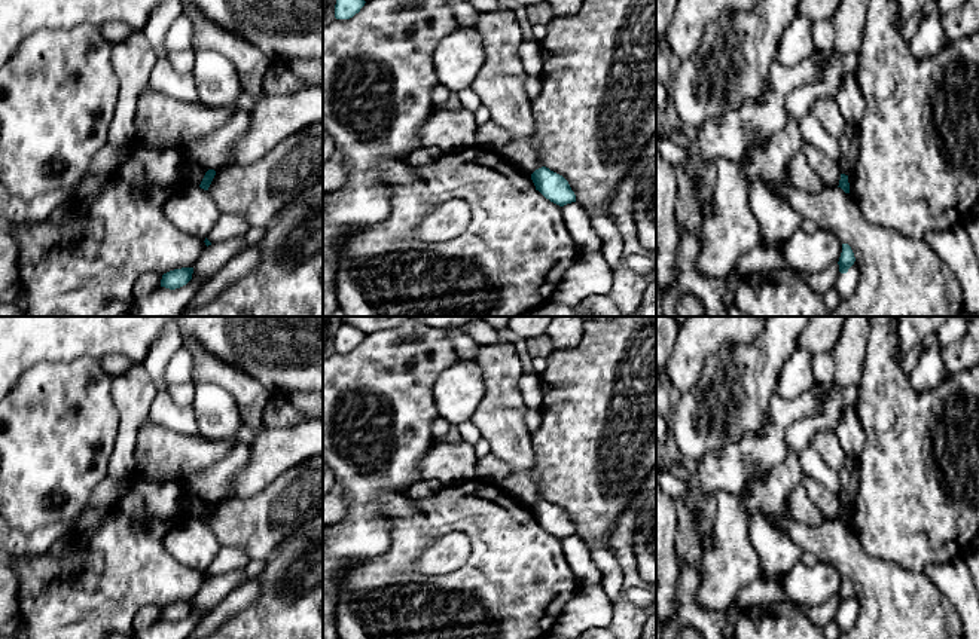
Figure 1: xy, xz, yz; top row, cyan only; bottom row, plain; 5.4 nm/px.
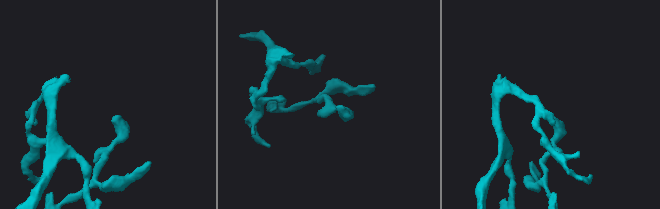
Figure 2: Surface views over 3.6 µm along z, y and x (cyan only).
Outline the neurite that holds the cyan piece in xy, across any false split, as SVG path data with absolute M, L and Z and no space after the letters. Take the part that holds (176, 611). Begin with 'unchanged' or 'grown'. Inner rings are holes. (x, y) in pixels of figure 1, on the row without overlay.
unchanged; M193 600L174 602L162 608L161 620L176 623L192 612Z

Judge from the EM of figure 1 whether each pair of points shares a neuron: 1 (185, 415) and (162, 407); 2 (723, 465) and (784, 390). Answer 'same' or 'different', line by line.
1: same
2: different

